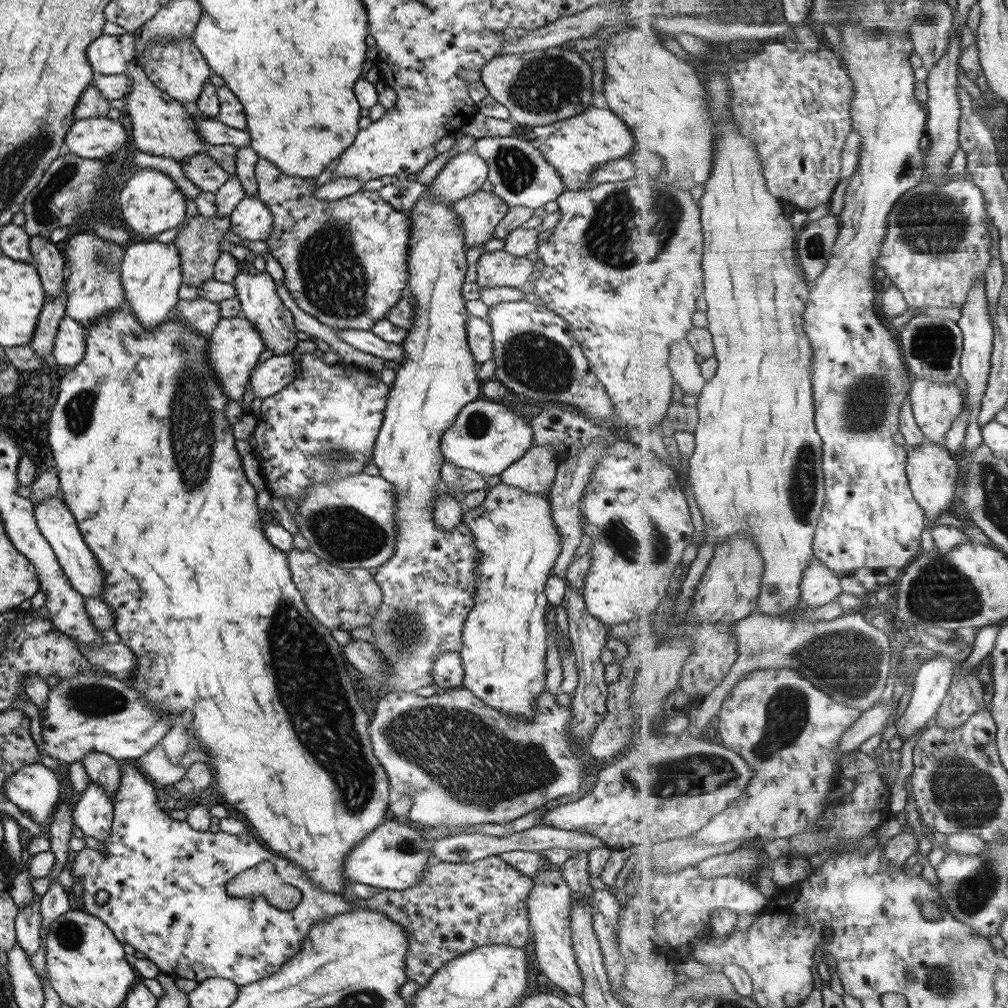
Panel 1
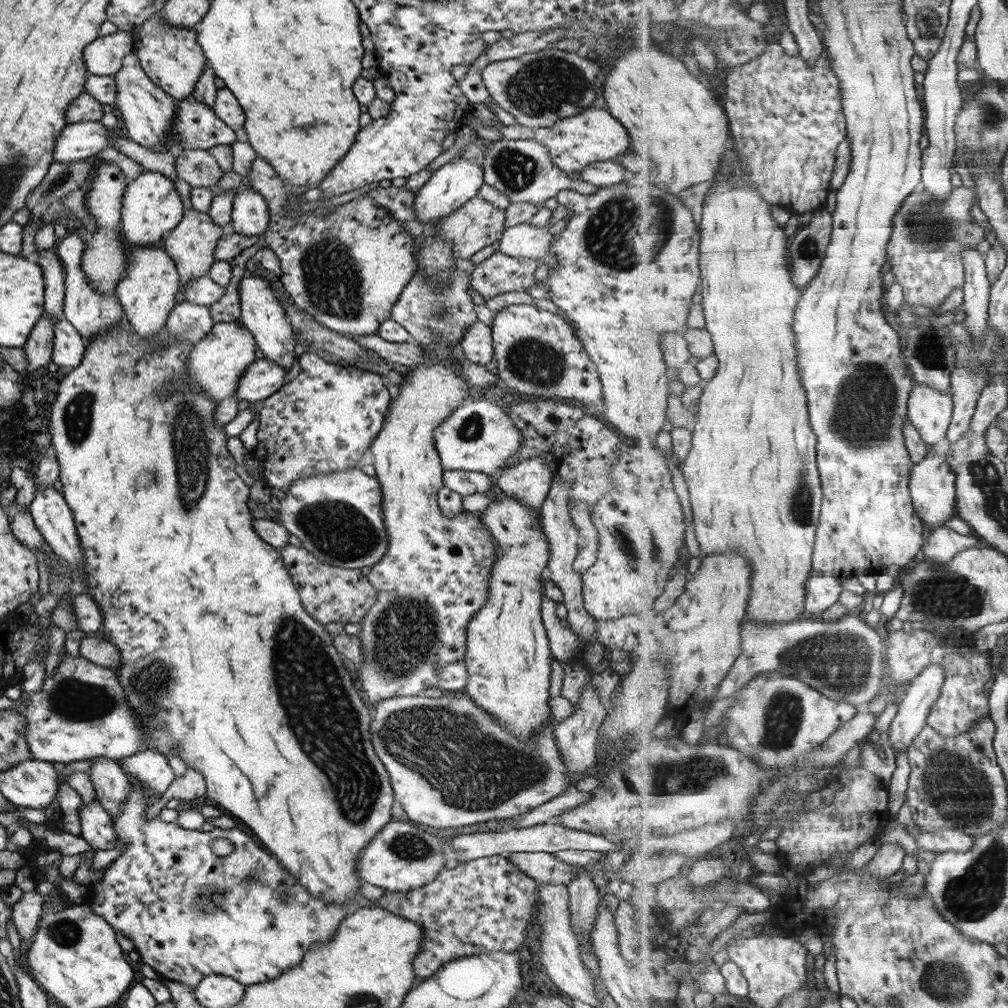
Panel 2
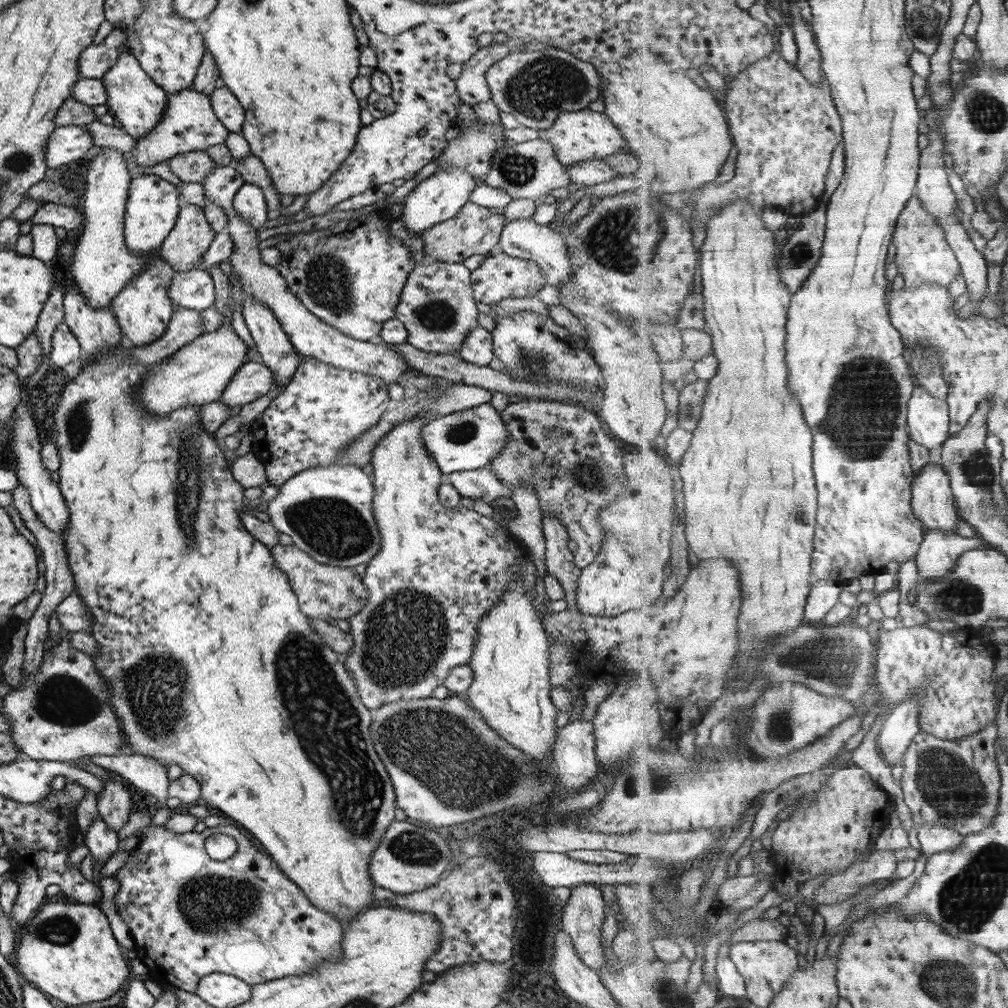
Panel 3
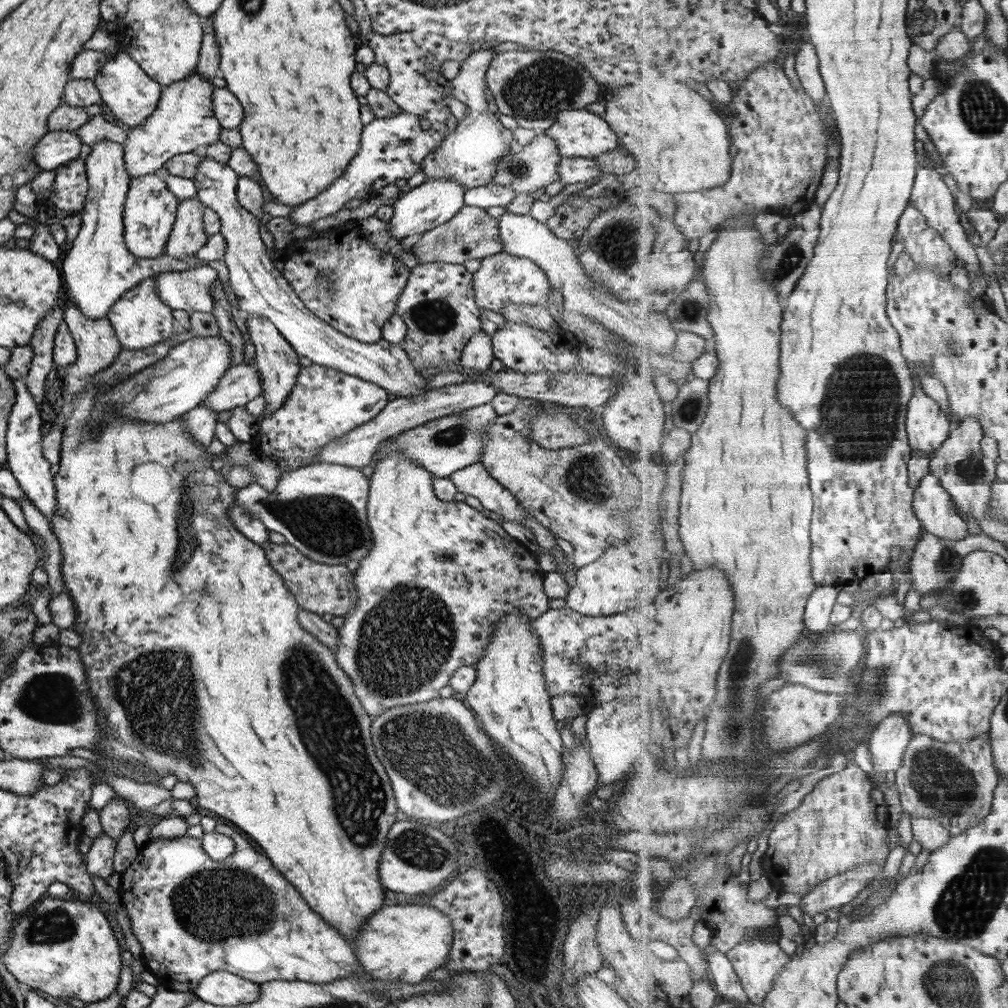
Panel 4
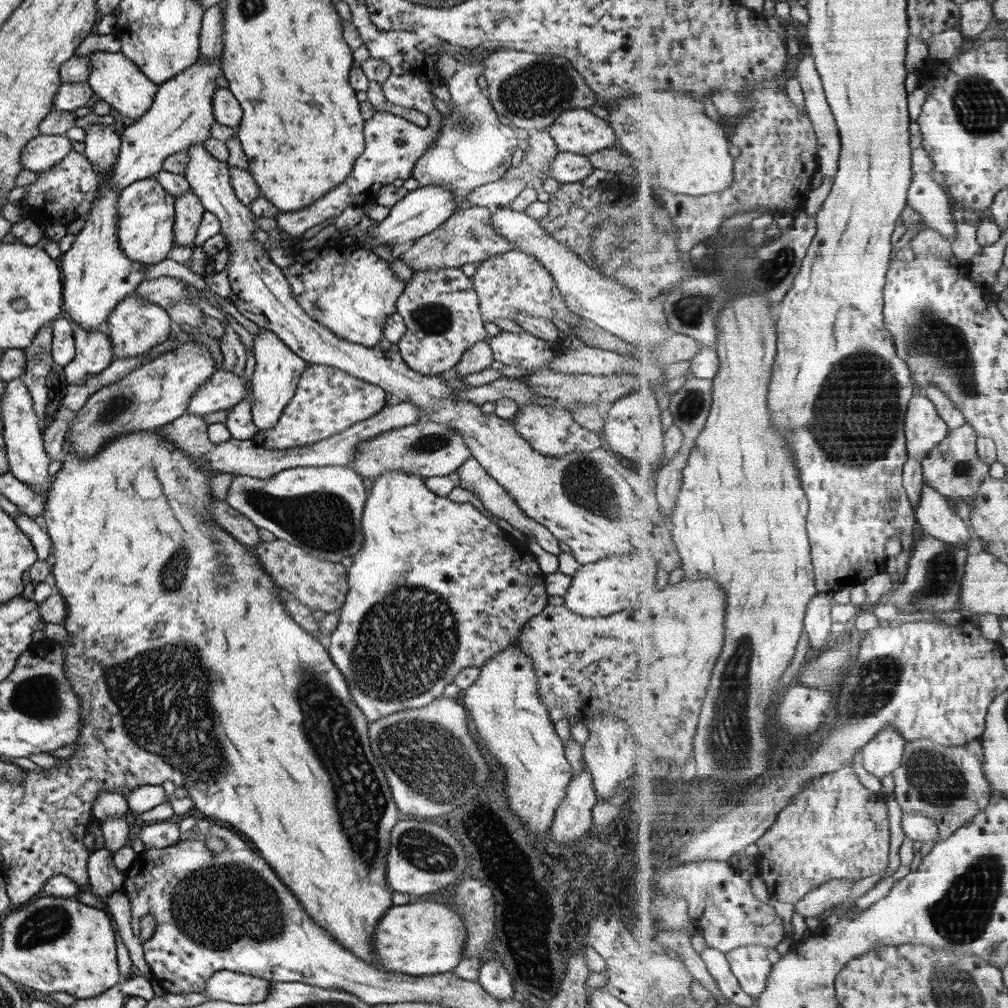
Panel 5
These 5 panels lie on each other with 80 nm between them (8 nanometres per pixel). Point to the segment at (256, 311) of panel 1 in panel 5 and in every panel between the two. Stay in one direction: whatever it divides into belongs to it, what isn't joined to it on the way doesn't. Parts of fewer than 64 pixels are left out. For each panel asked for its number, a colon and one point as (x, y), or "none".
2: (261, 314)
3: (277, 353)
4: (276, 363)
5: (277, 371)

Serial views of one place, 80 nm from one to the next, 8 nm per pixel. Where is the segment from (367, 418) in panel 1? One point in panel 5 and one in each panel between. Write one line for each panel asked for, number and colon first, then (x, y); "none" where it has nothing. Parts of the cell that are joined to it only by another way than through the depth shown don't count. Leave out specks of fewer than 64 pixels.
2: (322, 421)
3: (322, 410)
4: (324, 404)
5: (326, 401)

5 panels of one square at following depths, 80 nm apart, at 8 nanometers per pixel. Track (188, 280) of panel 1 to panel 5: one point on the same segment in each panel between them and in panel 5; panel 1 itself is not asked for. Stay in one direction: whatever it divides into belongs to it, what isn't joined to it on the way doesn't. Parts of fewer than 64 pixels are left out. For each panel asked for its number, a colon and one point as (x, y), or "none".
2: (191, 244)
3: (183, 247)
4: (187, 236)
5: (188, 210)

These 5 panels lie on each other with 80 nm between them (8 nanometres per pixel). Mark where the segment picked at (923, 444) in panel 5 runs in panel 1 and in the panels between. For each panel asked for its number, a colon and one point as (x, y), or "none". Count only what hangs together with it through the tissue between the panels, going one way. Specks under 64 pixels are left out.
1: (936, 406)
2: (931, 412)
3: (929, 422)
4: (928, 427)

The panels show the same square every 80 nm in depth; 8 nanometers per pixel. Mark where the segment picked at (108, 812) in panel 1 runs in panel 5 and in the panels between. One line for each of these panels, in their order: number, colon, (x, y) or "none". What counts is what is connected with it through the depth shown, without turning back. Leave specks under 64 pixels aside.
2: (96, 829)
3: (102, 842)
4: (99, 858)
5: (103, 878)

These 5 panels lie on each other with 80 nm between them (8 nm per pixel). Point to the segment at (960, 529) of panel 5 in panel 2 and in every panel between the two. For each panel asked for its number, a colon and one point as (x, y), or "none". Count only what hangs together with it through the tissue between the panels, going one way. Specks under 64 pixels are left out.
2: (933, 486)
3: (933, 502)
4: (933, 504)

